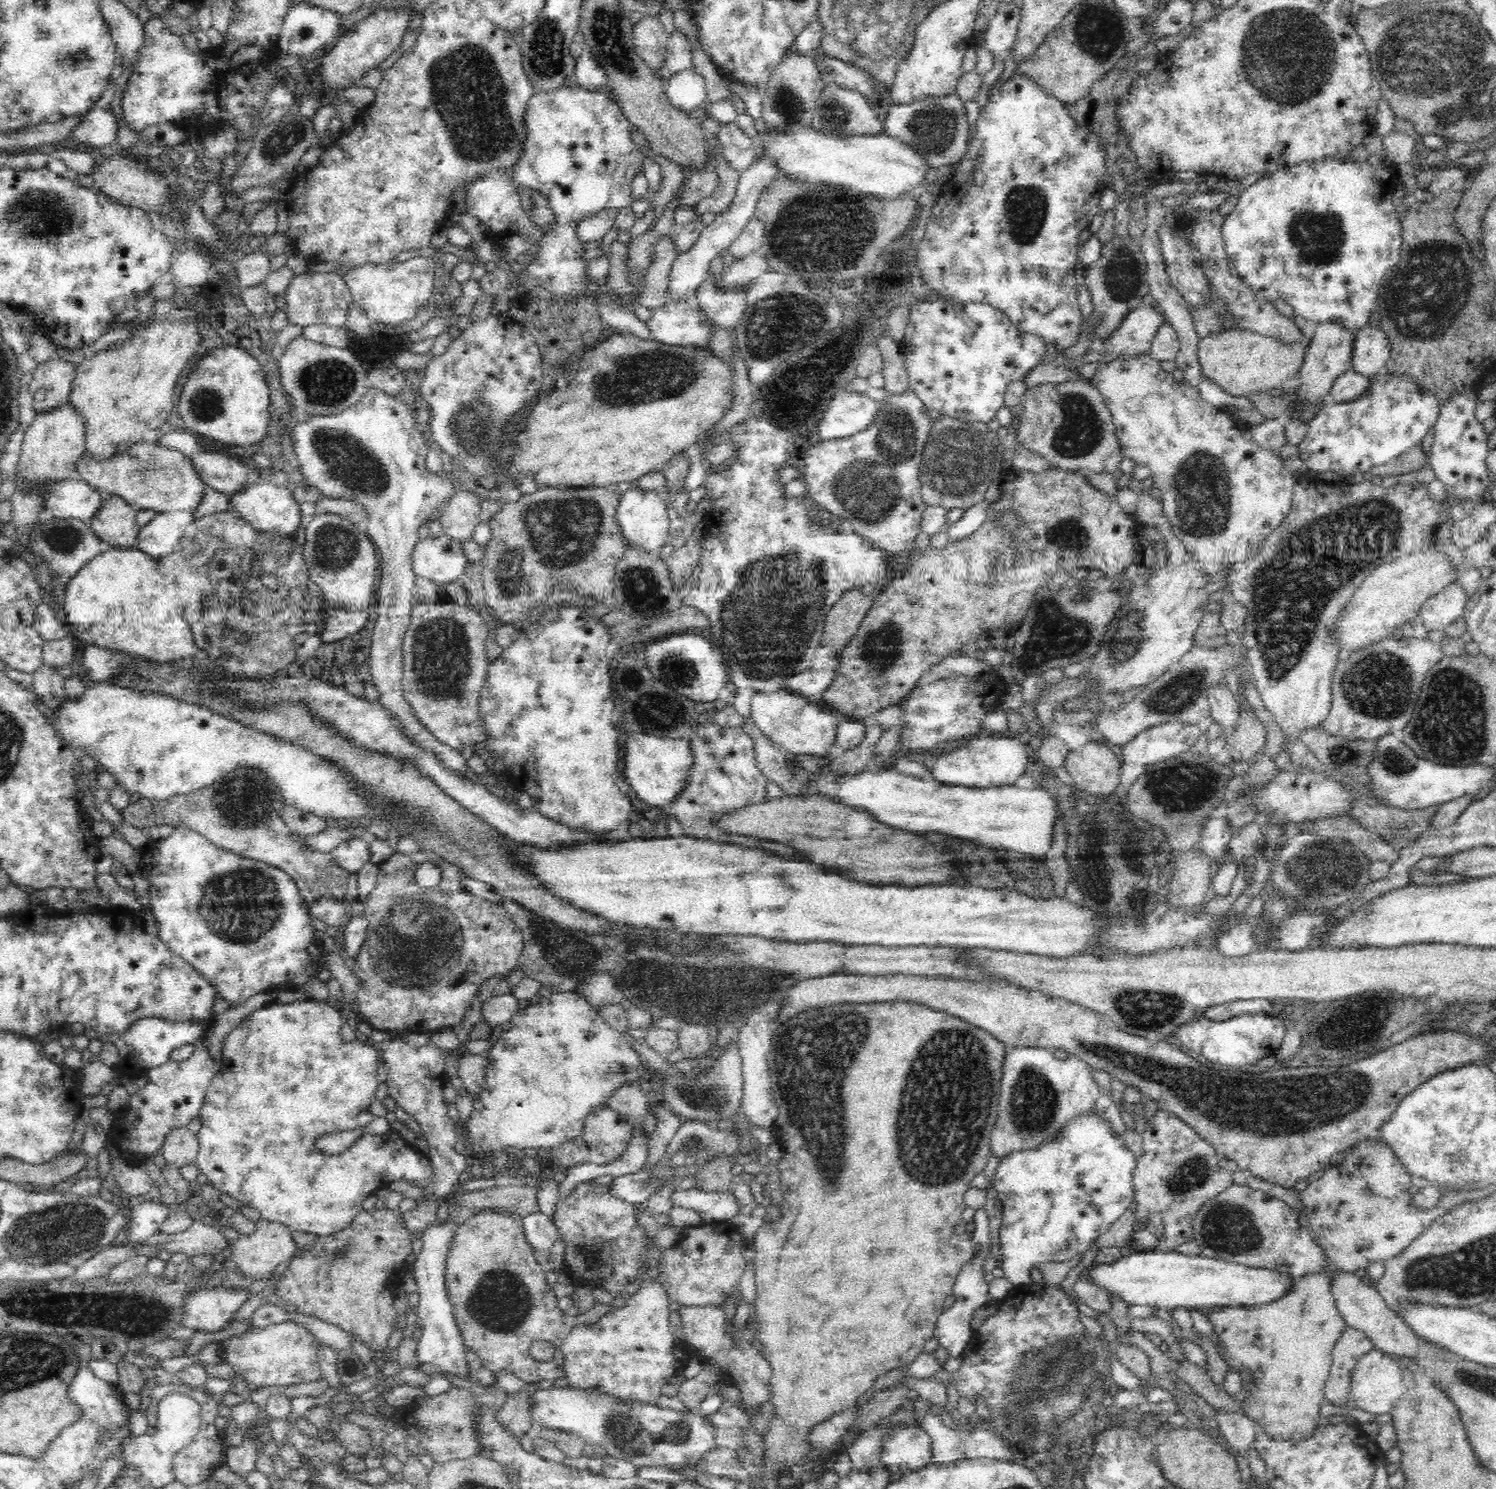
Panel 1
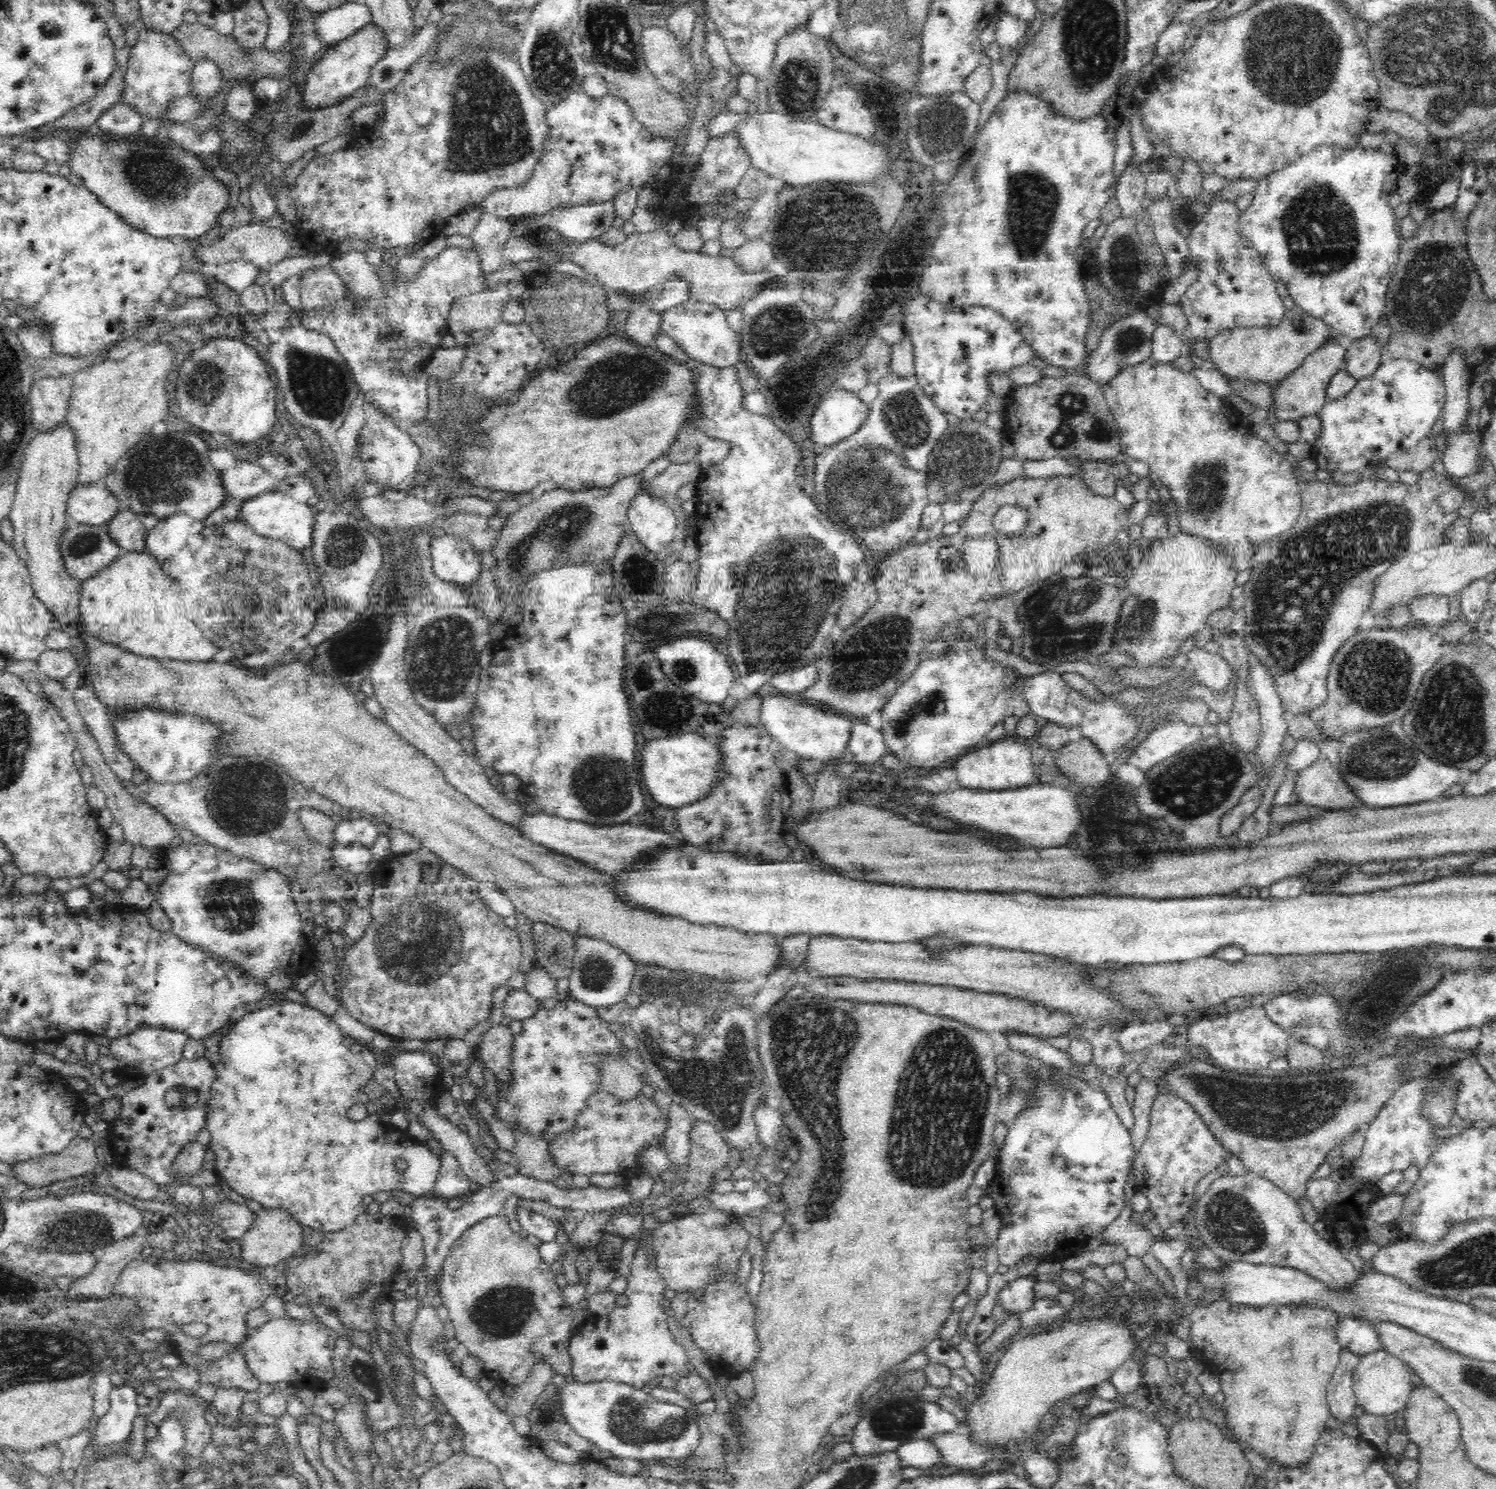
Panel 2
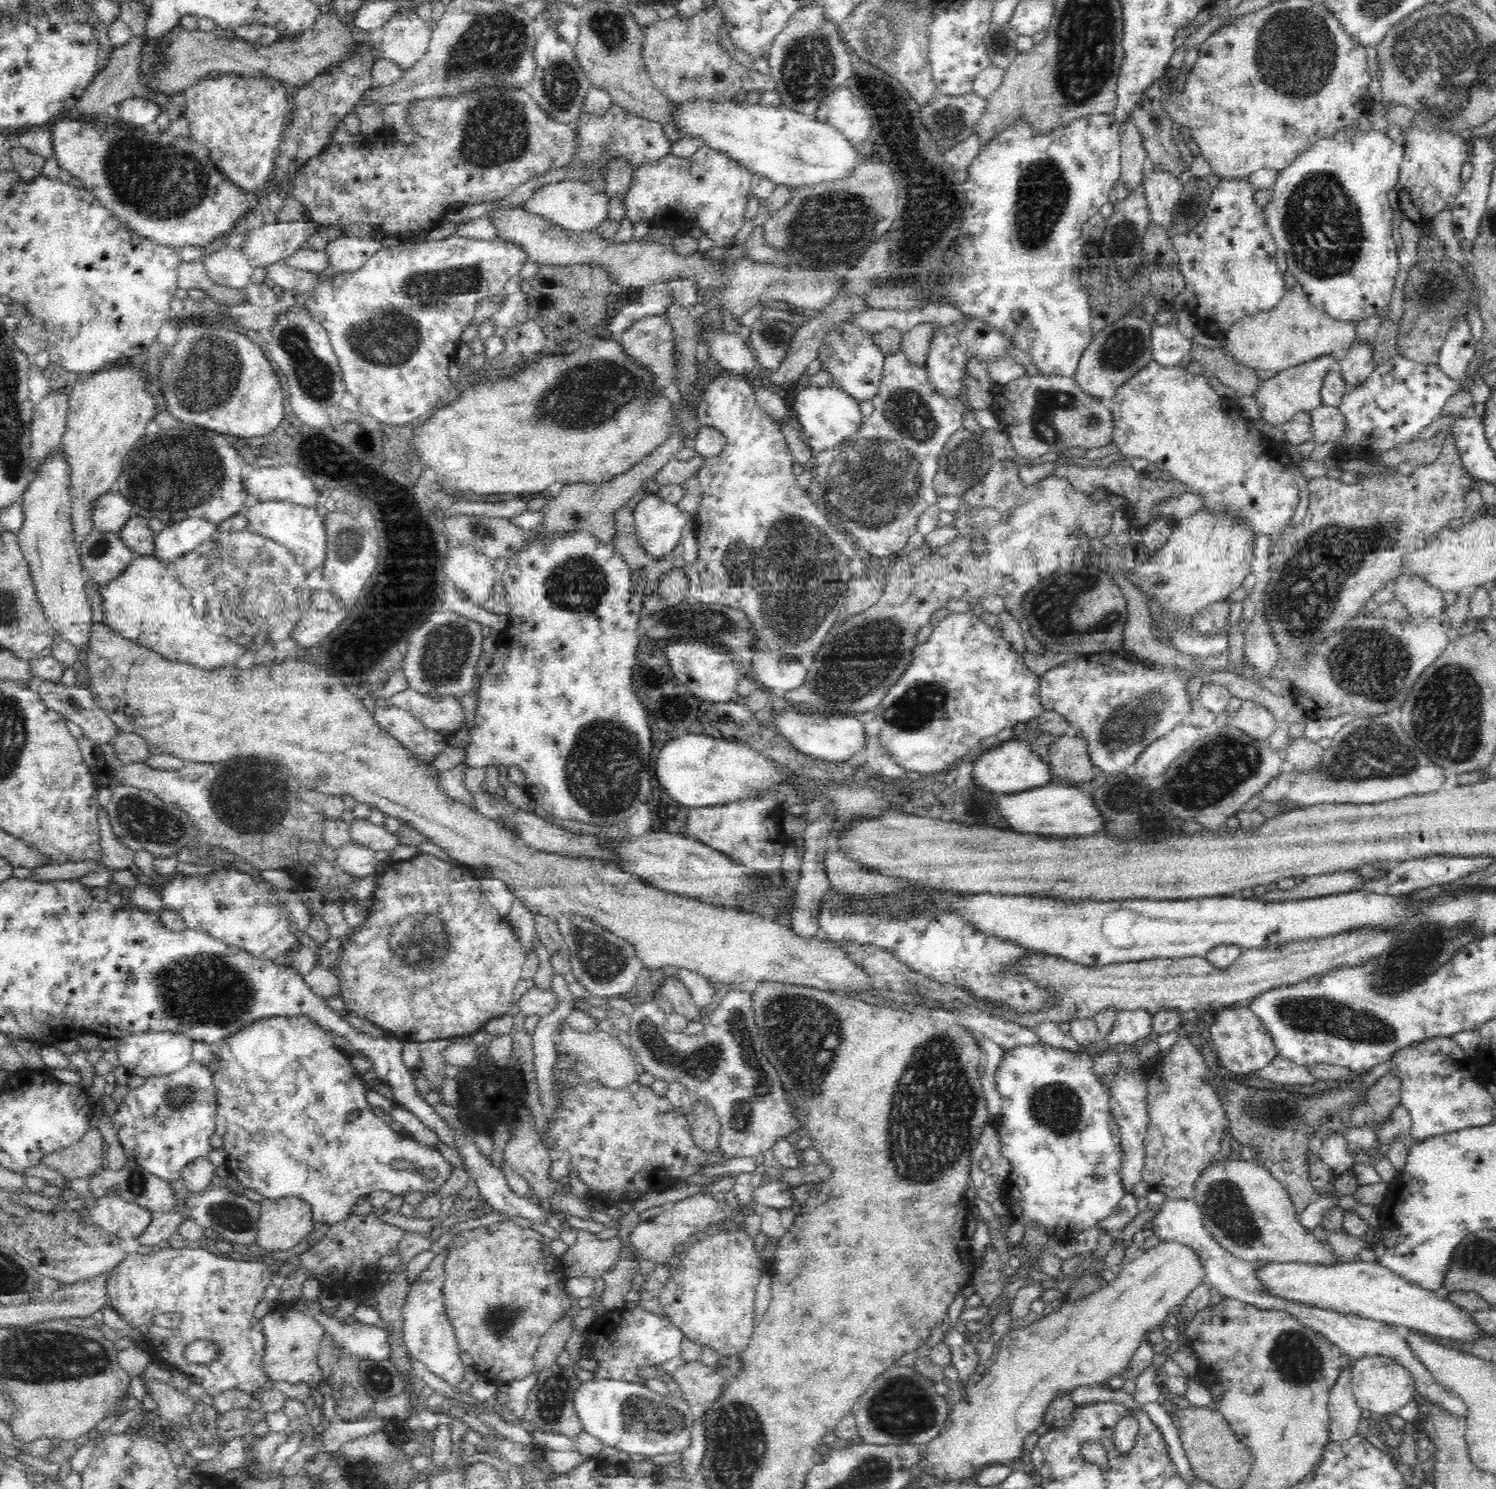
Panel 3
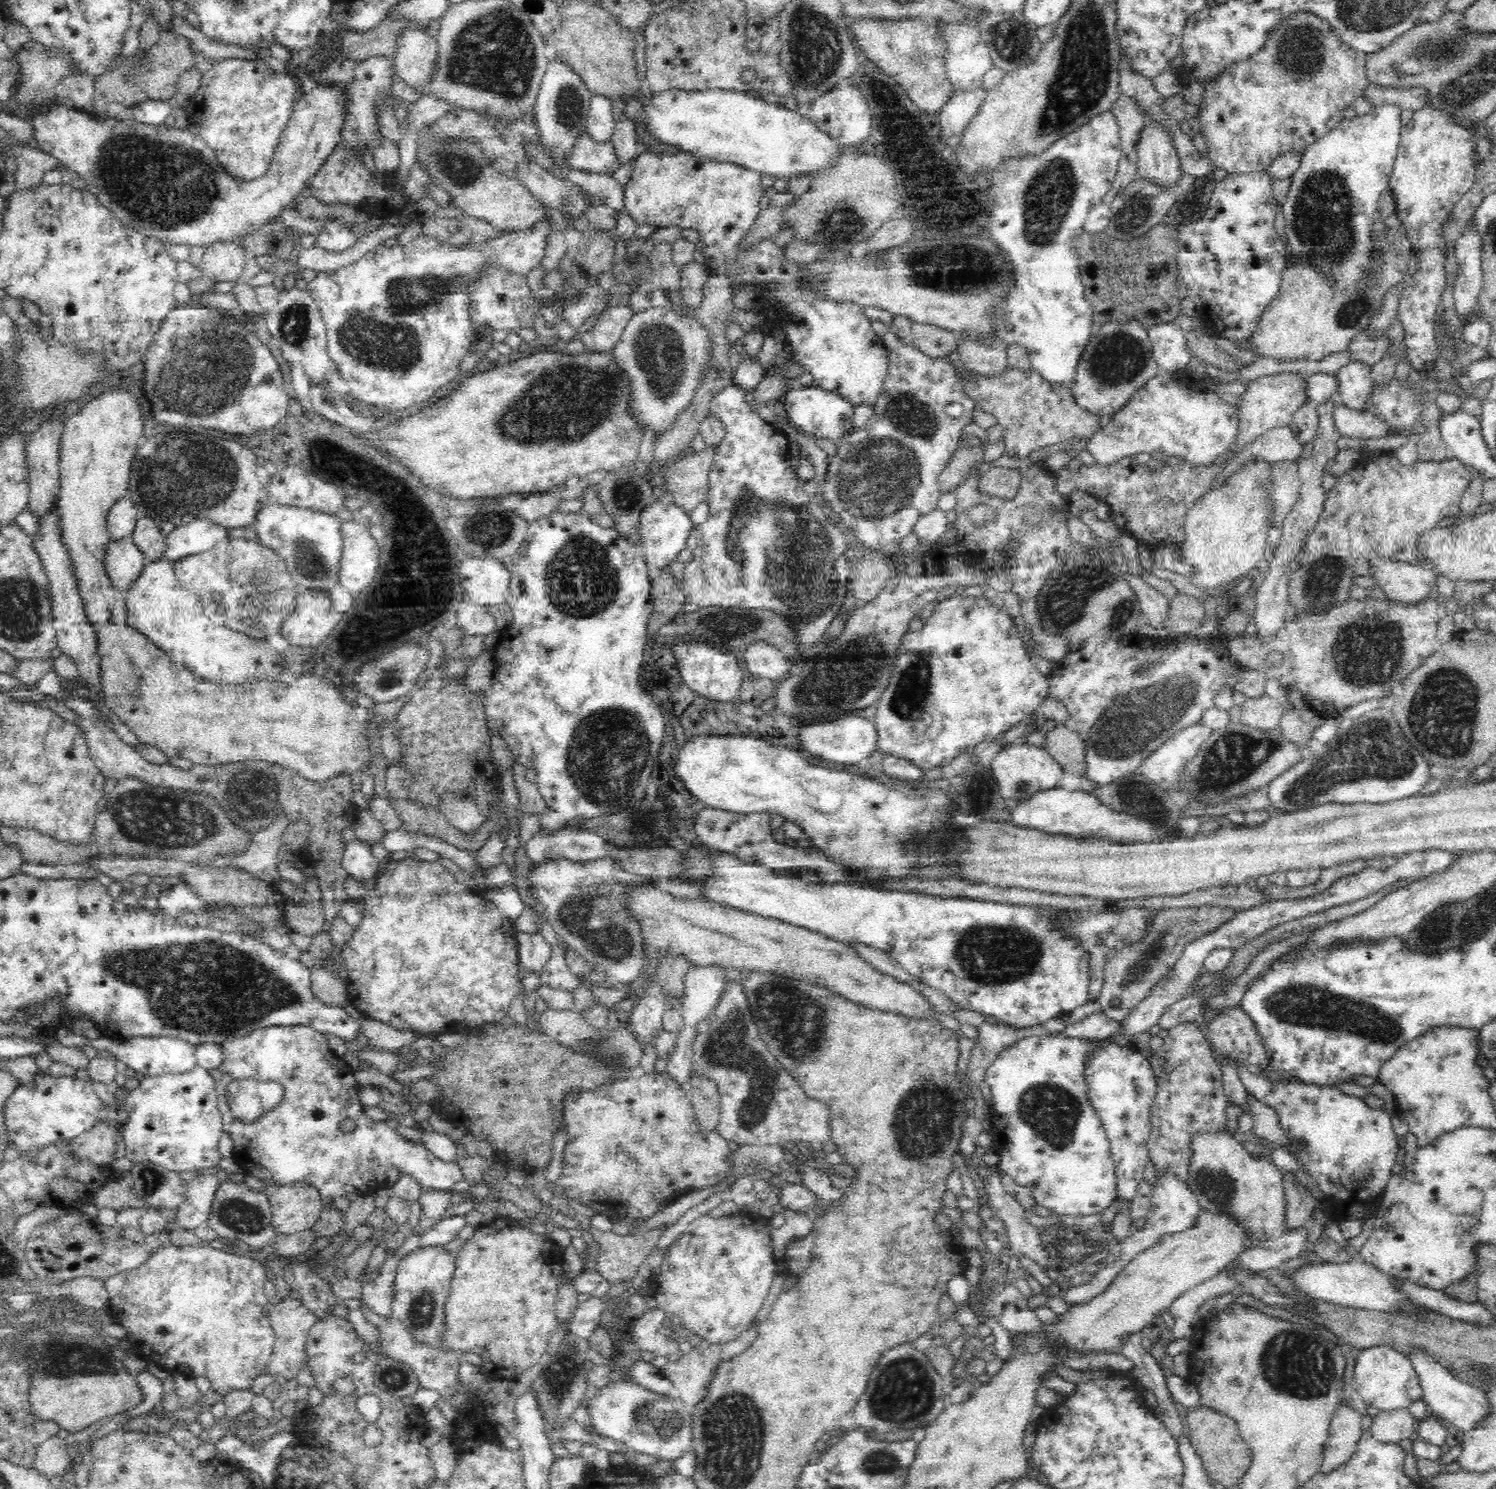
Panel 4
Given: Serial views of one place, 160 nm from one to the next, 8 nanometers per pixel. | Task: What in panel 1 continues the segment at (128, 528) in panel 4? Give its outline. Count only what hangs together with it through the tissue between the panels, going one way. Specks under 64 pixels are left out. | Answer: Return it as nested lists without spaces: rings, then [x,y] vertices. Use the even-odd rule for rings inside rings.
[[[68,479],[50,484],[44,492],[47,516],[92,521],[102,510],[104,497],[84,479]]]

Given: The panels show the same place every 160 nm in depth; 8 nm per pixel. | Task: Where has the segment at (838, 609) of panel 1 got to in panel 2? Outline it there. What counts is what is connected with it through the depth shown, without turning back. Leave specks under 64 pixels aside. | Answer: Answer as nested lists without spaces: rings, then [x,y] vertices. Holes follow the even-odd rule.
[[[853,580],[844,592],[844,604],[840,606],[836,624],[848,628],[854,624],[879,599],[878,589],[872,580]]]

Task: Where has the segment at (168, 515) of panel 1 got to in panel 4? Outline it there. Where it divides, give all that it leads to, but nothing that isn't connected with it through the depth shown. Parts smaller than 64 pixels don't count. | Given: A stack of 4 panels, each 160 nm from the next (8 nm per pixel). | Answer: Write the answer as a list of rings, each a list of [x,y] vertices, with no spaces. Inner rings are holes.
[[[210,519],[194,520],[176,526],[166,538],[164,558],[177,561],[184,557],[212,551],[220,540],[230,538],[228,529]]]

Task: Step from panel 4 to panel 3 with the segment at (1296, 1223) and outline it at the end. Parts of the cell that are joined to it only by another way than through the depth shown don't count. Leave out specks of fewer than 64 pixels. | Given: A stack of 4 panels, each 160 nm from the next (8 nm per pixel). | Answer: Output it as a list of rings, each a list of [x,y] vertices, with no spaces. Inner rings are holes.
[[[1359,1080],[1350,1084],[1344,1083],[1320,1094],[1314,1093],[1313,1096],[1292,1093],[1287,1088],[1266,1089],[1259,1083],[1260,1090],[1244,1086],[1236,1088],[1234,1084],[1228,1084],[1230,1092],[1226,1094],[1226,1098],[1220,1096],[1220,1101],[1226,1107],[1227,1130],[1232,1134],[1232,1138],[1238,1140],[1242,1147],[1250,1146],[1258,1150],[1256,1159],[1264,1163],[1272,1175],[1283,1184],[1299,1215],[1313,1201],[1315,1192],[1305,1157],[1306,1148],[1312,1145],[1311,1134],[1322,1121],[1325,1122],[1326,1114],[1333,1115],[1344,1103],[1358,1102],[1360,1087],[1364,1088],[1358,1083]]]

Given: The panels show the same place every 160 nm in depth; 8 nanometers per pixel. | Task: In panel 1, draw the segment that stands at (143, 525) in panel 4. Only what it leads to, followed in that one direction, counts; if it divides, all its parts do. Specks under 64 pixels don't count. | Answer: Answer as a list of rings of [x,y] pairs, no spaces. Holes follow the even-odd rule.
[[[108,496],[102,510],[92,518],[92,530],[107,547],[135,548],[141,527],[136,523],[137,511],[125,500]]]

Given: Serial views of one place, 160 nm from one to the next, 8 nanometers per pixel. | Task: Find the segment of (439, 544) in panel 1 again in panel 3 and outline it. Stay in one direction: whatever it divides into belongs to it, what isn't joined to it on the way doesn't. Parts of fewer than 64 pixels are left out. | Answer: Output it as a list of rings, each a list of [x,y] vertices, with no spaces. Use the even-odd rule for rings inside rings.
[[[473,542],[468,545],[450,543],[443,570],[463,596],[480,606],[488,604],[494,596],[494,584],[500,579],[494,570],[494,561]]]

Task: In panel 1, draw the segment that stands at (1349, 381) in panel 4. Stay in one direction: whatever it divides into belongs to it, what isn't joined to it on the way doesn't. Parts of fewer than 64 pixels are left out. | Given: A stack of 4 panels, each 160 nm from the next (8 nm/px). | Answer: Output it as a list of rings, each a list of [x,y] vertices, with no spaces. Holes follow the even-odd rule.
[[[1372,326],[1361,329],[1354,334],[1352,350],[1353,371],[1366,378],[1374,378],[1385,371],[1391,347],[1386,334]]]

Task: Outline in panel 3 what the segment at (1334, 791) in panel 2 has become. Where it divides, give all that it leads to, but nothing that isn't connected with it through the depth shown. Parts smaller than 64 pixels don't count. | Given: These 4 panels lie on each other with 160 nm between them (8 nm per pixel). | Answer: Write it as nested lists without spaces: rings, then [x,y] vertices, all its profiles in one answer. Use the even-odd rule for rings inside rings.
[[[1304,734],[1298,738],[1289,738],[1286,748],[1285,762],[1288,768],[1292,767],[1304,772],[1320,764],[1322,747],[1317,741],[1308,739]]]

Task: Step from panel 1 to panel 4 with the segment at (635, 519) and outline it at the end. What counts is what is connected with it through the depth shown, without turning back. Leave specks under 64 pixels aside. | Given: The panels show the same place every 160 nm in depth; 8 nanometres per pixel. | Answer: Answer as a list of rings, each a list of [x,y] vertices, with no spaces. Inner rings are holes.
[[[657,500],[642,510],[639,529],[641,536],[639,545],[646,562],[664,571],[664,568],[669,568],[672,562],[677,561],[680,552],[686,548],[686,542],[688,542],[693,526],[689,513],[682,507],[674,503],[664,504]]]

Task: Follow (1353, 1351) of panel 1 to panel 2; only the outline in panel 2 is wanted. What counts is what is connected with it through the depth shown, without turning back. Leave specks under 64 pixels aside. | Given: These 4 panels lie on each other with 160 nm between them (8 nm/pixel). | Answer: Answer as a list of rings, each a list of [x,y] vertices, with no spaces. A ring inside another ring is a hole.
[[[1347,1350],[1340,1352],[1340,1362],[1331,1376],[1328,1386],[1327,1401],[1330,1412],[1340,1424],[1350,1422],[1359,1402],[1353,1392],[1354,1374],[1362,1356]]]

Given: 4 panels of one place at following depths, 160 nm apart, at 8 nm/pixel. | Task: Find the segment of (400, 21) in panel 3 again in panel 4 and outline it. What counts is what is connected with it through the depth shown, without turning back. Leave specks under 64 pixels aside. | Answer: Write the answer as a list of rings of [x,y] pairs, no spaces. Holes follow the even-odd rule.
[[[406,30],[400,38],[400,48],[396,52],[396,71],[406,84],[416,91],[428,92],[438,70],[438,41],[421,30]]]

